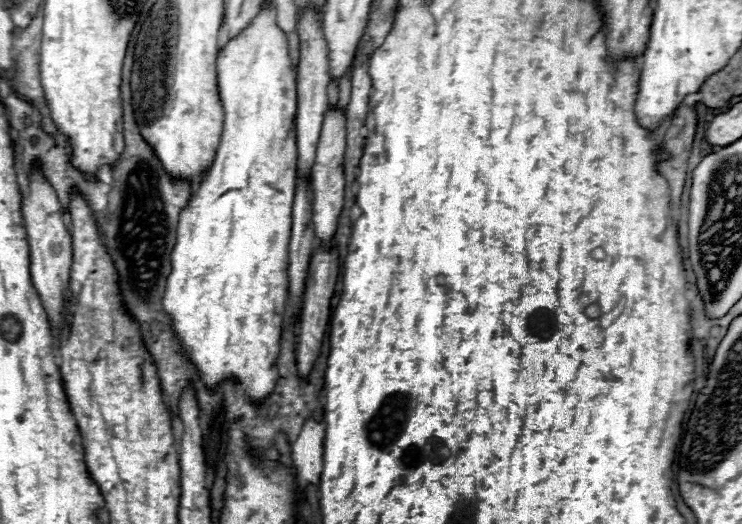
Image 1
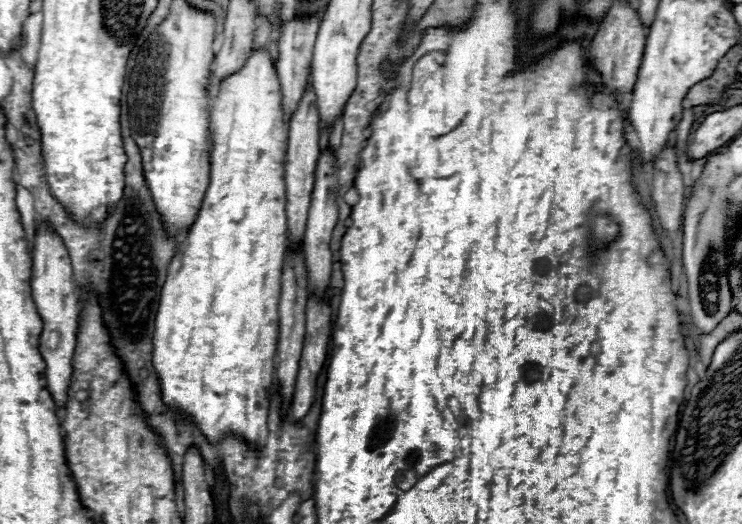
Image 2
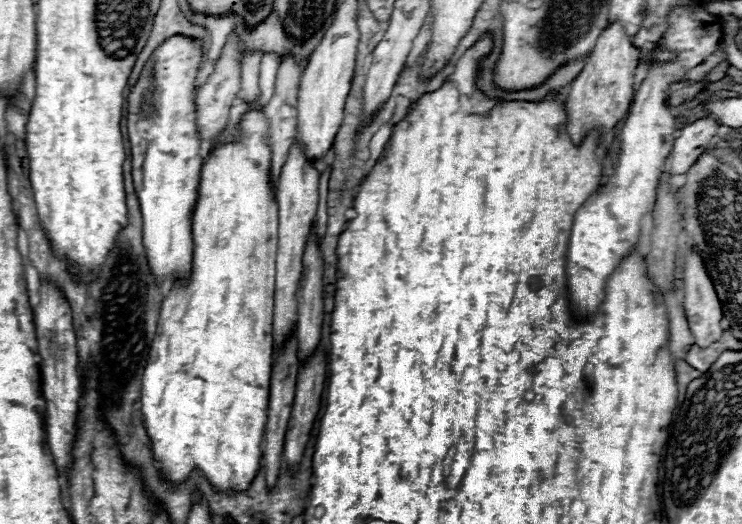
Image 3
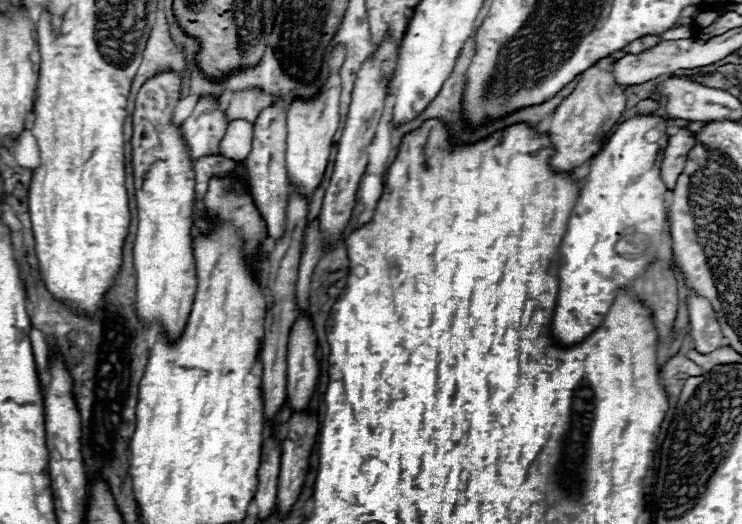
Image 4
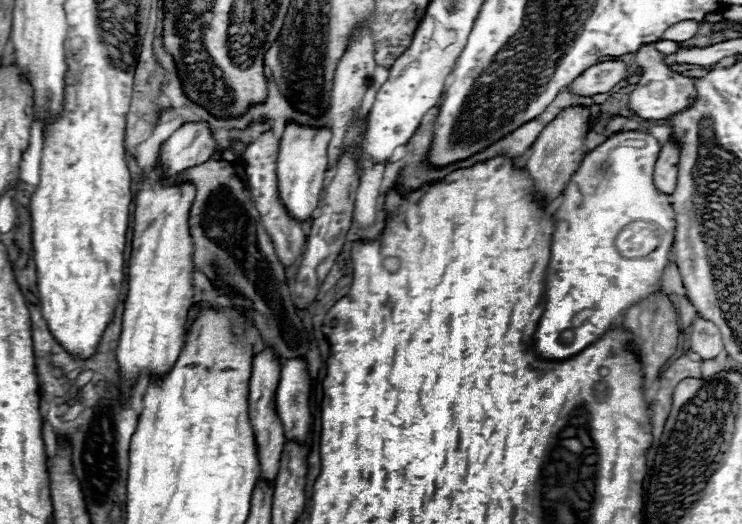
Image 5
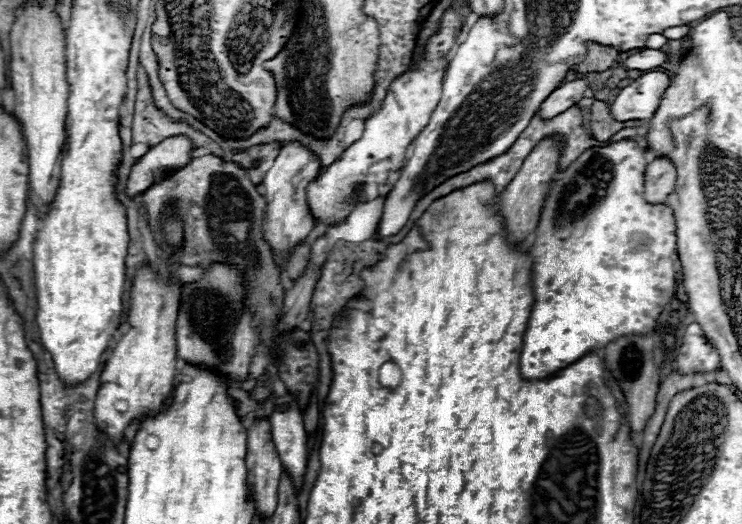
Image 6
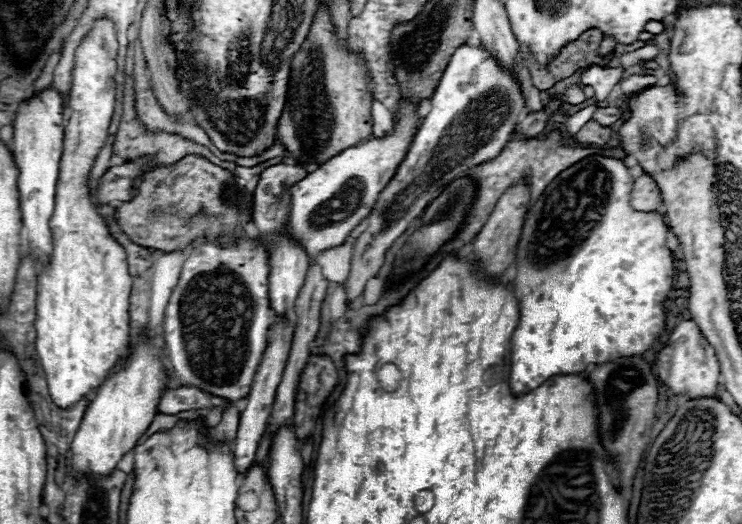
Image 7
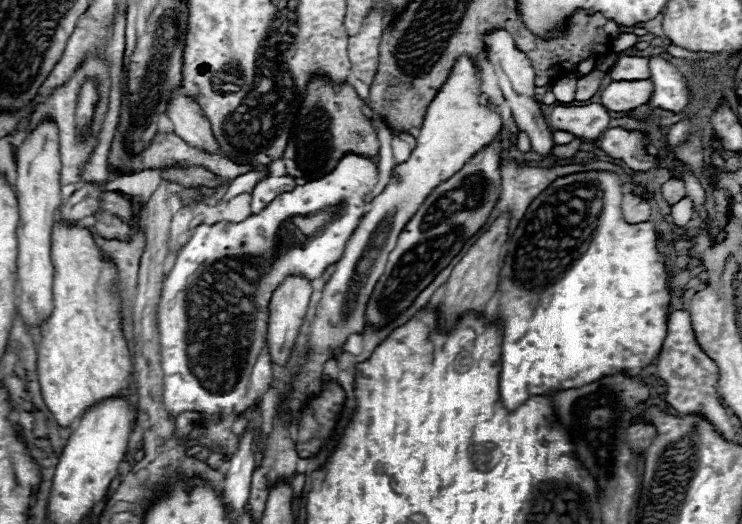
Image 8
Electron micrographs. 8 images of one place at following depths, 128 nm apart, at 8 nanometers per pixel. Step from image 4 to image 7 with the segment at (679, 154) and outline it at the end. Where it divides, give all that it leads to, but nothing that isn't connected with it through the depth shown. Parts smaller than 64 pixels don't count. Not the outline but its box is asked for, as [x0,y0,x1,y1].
[630,172,662,212]

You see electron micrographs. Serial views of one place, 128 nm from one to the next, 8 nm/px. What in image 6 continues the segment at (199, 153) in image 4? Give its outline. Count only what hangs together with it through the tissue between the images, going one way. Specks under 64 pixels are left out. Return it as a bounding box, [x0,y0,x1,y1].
[126,136,194,196]

